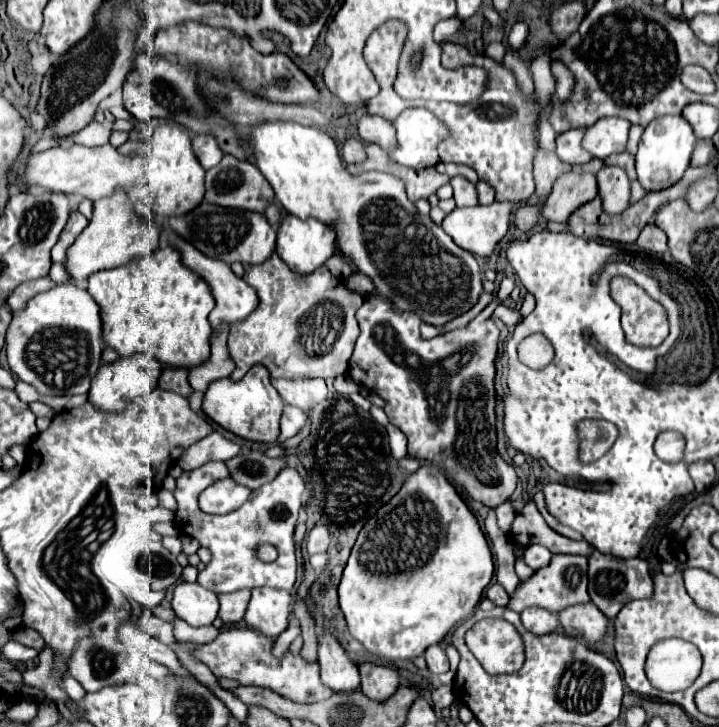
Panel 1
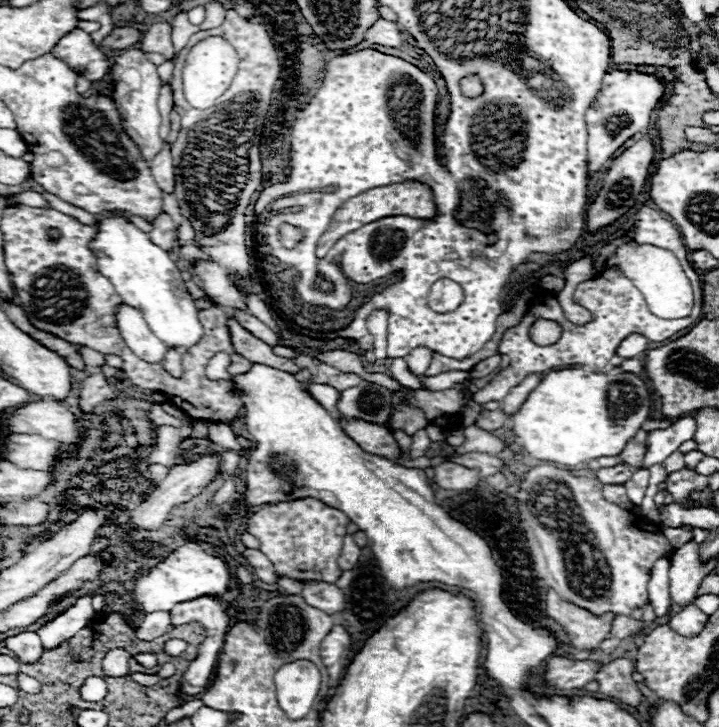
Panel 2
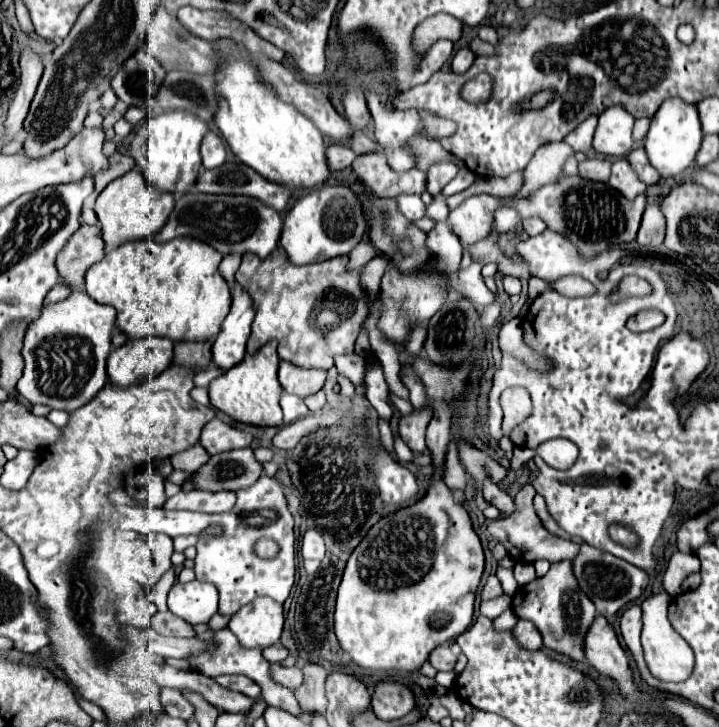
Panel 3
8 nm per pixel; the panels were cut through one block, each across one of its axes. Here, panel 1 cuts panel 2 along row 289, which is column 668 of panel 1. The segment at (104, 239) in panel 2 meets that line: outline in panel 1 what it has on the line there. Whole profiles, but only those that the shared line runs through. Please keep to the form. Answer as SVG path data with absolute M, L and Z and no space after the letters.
M660 116L646 126L638 152L636 152L636 172L640 184L652 192L676 184L686 168L690 166L690 156L696 144L696 134L684 116Z

